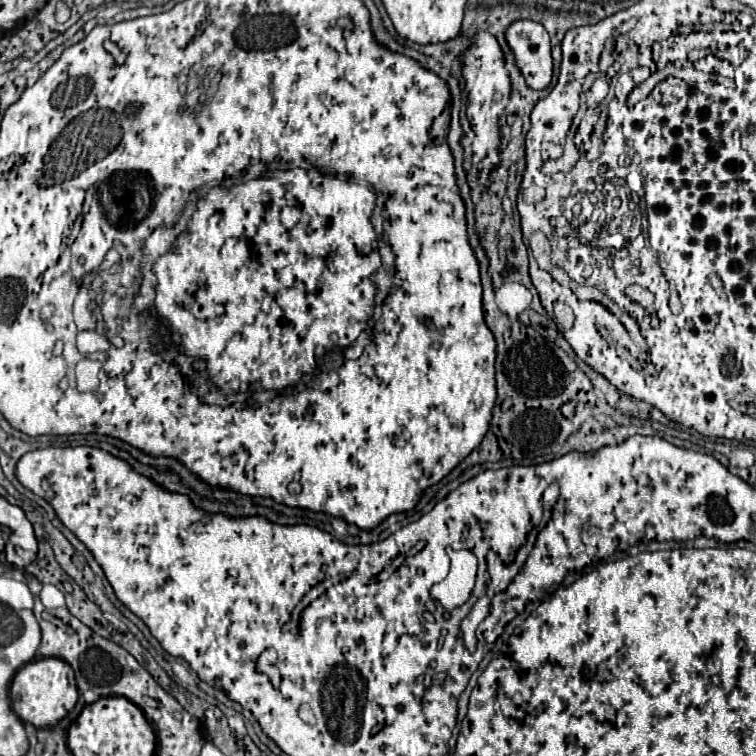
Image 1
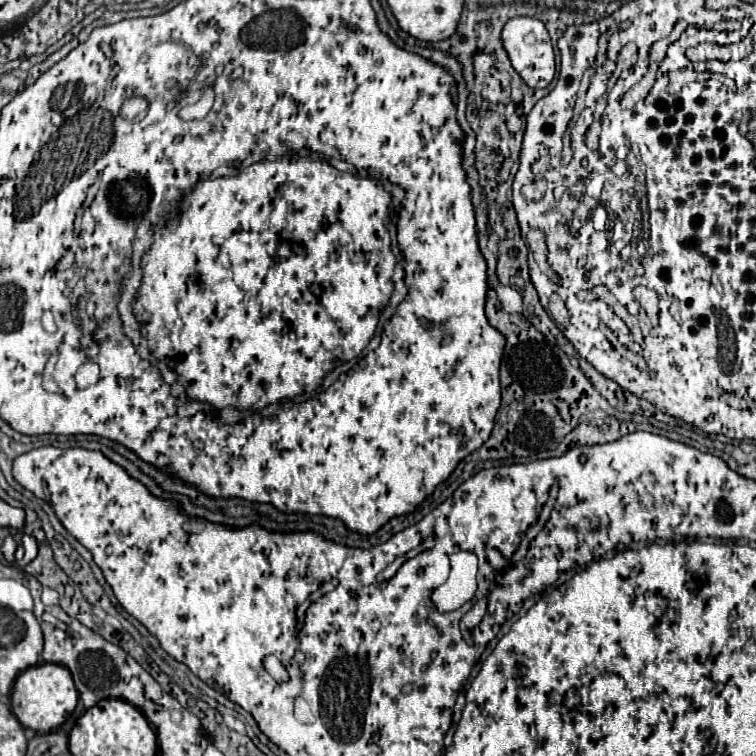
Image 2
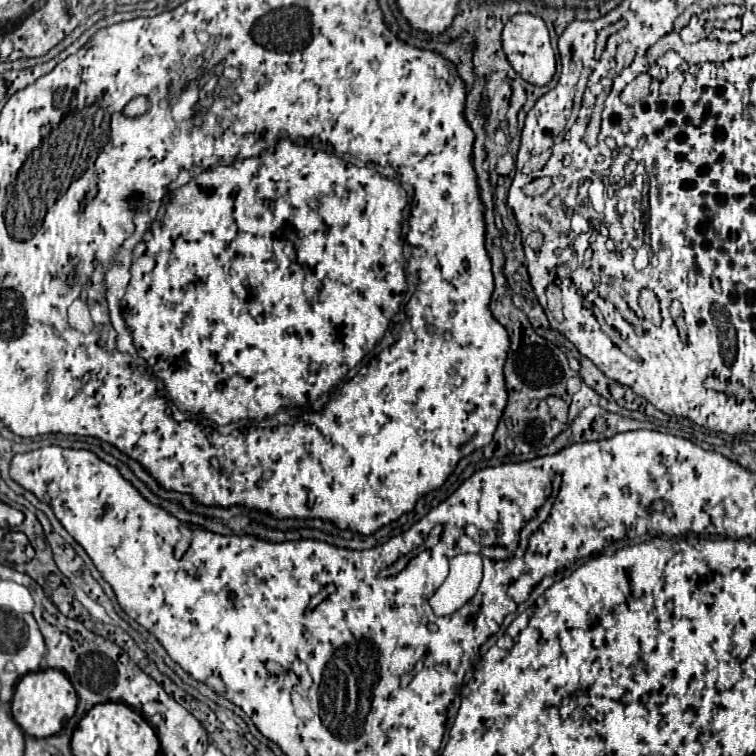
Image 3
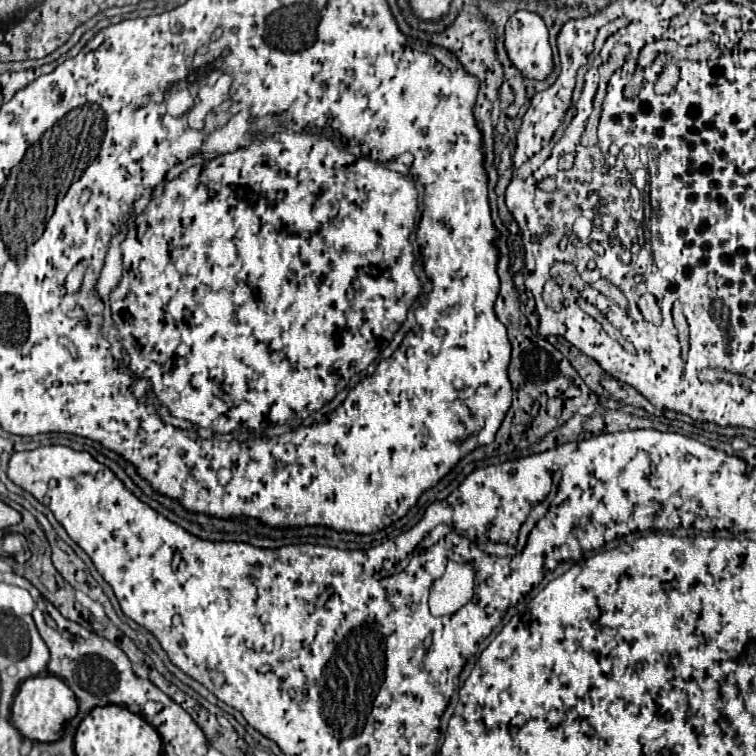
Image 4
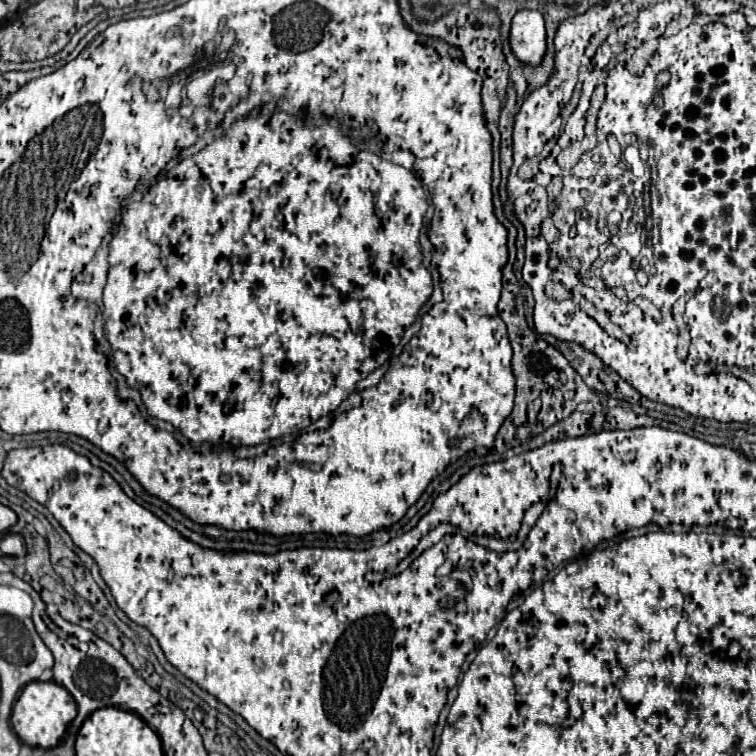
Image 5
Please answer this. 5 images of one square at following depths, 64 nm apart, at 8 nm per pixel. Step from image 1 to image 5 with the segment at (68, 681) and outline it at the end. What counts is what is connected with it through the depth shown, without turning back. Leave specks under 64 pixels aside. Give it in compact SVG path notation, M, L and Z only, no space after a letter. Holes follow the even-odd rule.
M54 680L26 684L12 708L12 728L18 734L18 738L24 744L40 748L54 748L56 744L60 744L60 738L64 736L68 724L74 718L76 718L76 700L64 686L56 684Z

